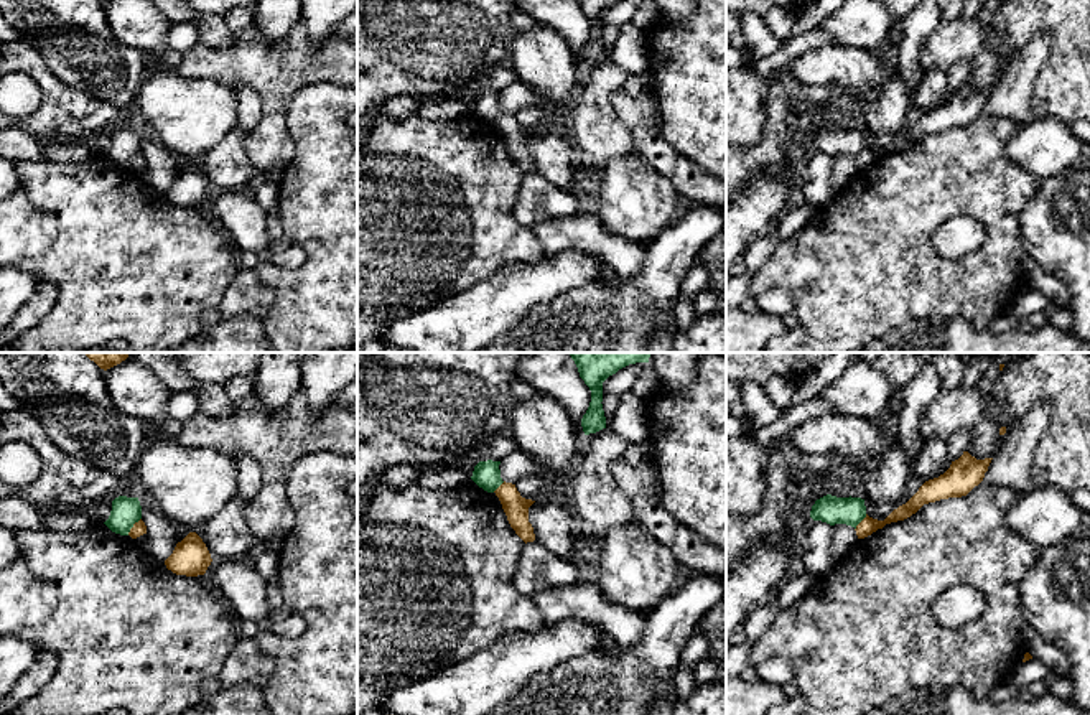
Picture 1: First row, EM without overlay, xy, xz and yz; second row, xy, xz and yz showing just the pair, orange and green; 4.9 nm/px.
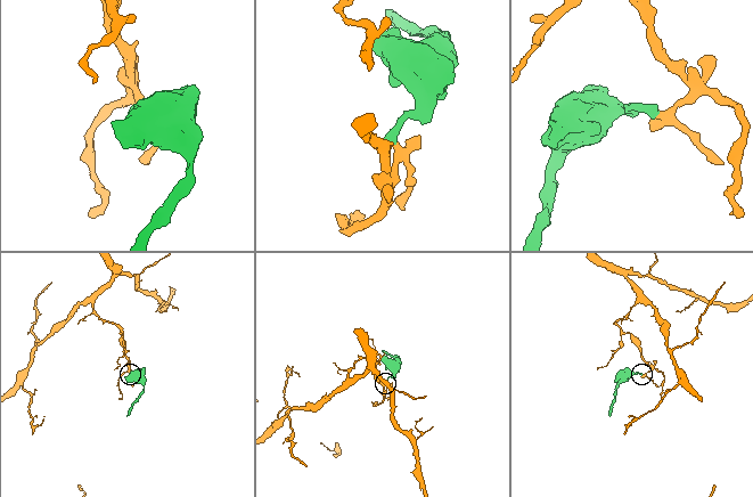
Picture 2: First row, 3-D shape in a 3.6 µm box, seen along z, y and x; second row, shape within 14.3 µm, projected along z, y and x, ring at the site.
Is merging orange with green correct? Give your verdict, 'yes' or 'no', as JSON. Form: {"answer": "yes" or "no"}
{"answer": "no"}

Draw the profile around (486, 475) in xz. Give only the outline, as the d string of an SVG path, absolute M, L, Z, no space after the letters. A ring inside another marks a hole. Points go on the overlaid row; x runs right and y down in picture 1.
M479 461L474 466L471 479L487 493L494 493L504 481L499 470L501 461Z

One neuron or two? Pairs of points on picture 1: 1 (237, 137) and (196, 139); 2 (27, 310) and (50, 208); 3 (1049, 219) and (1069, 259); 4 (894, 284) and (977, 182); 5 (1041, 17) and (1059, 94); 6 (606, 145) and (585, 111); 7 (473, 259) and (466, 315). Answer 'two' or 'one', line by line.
1: two
2: two
3: one
4: one
5: one
6: one
7: two

